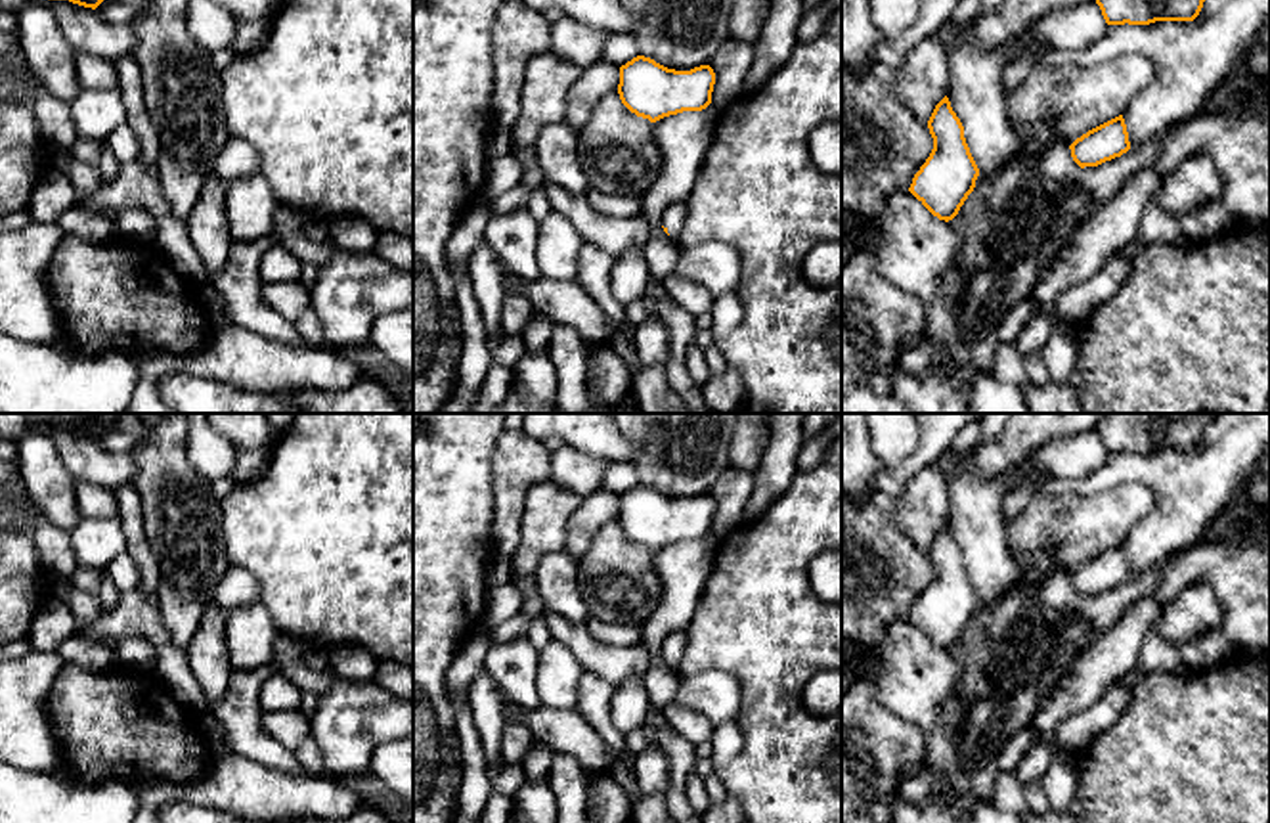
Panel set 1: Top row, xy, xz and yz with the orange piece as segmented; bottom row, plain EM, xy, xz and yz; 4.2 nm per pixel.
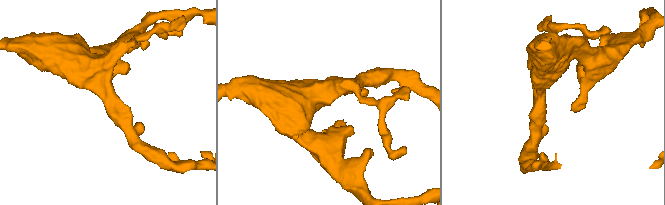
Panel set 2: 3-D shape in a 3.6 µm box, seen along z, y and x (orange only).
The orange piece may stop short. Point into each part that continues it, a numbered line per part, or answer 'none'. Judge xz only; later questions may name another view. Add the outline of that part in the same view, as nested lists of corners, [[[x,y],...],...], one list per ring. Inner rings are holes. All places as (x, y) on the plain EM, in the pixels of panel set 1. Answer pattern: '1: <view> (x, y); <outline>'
1: xz (674, 645); [[[681,630],[681,632],[668,635],[662,641],[658,653],[662,653],[668,658],[669,666],[673,666],[673,668],[679,666],[683,653],[685,653],[685,647],[687,647],[687,637],[689,637],[689,632]]]

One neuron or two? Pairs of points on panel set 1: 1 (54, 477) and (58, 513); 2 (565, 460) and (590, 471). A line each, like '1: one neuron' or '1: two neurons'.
1: one neuron
2: one neuron

